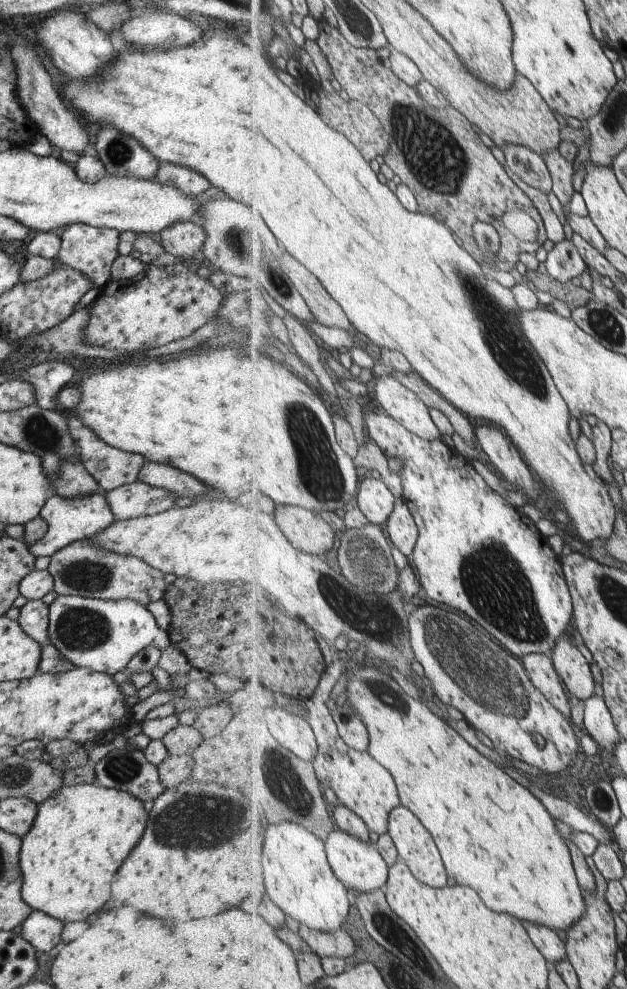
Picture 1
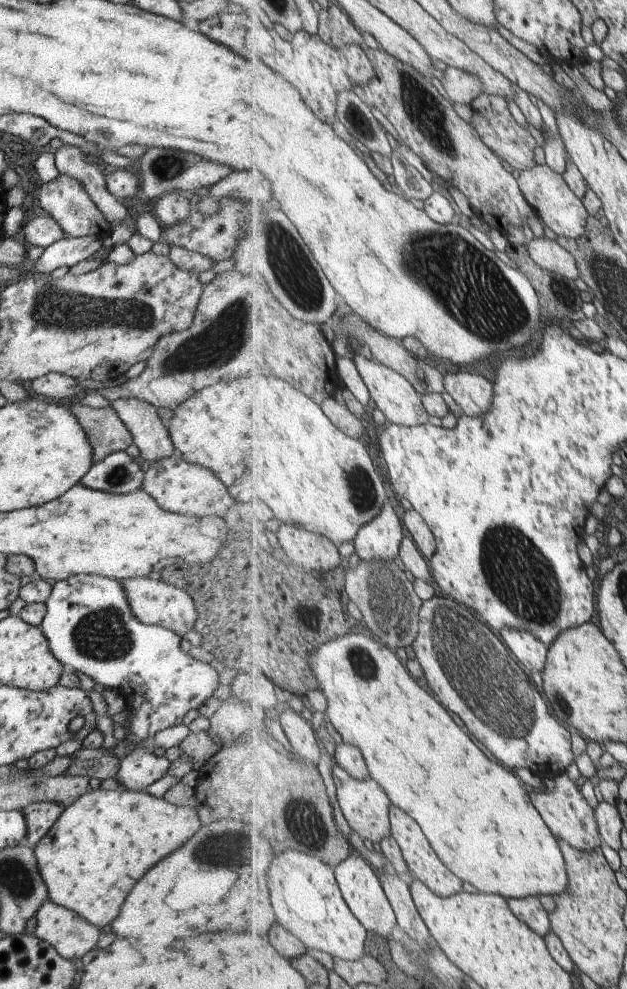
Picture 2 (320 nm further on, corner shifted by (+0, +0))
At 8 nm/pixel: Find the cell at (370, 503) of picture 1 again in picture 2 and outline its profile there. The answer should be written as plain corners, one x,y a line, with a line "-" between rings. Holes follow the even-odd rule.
386,503
369,524
365,524
353,543
356,554
362,560
396,560
404,537
404,524
390,503

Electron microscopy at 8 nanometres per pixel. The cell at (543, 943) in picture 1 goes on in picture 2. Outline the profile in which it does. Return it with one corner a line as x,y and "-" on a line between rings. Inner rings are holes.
529,896
529,898
509,898
508,900
511,911
541,937
545,938
552,931
550,914
547,914
539,898

